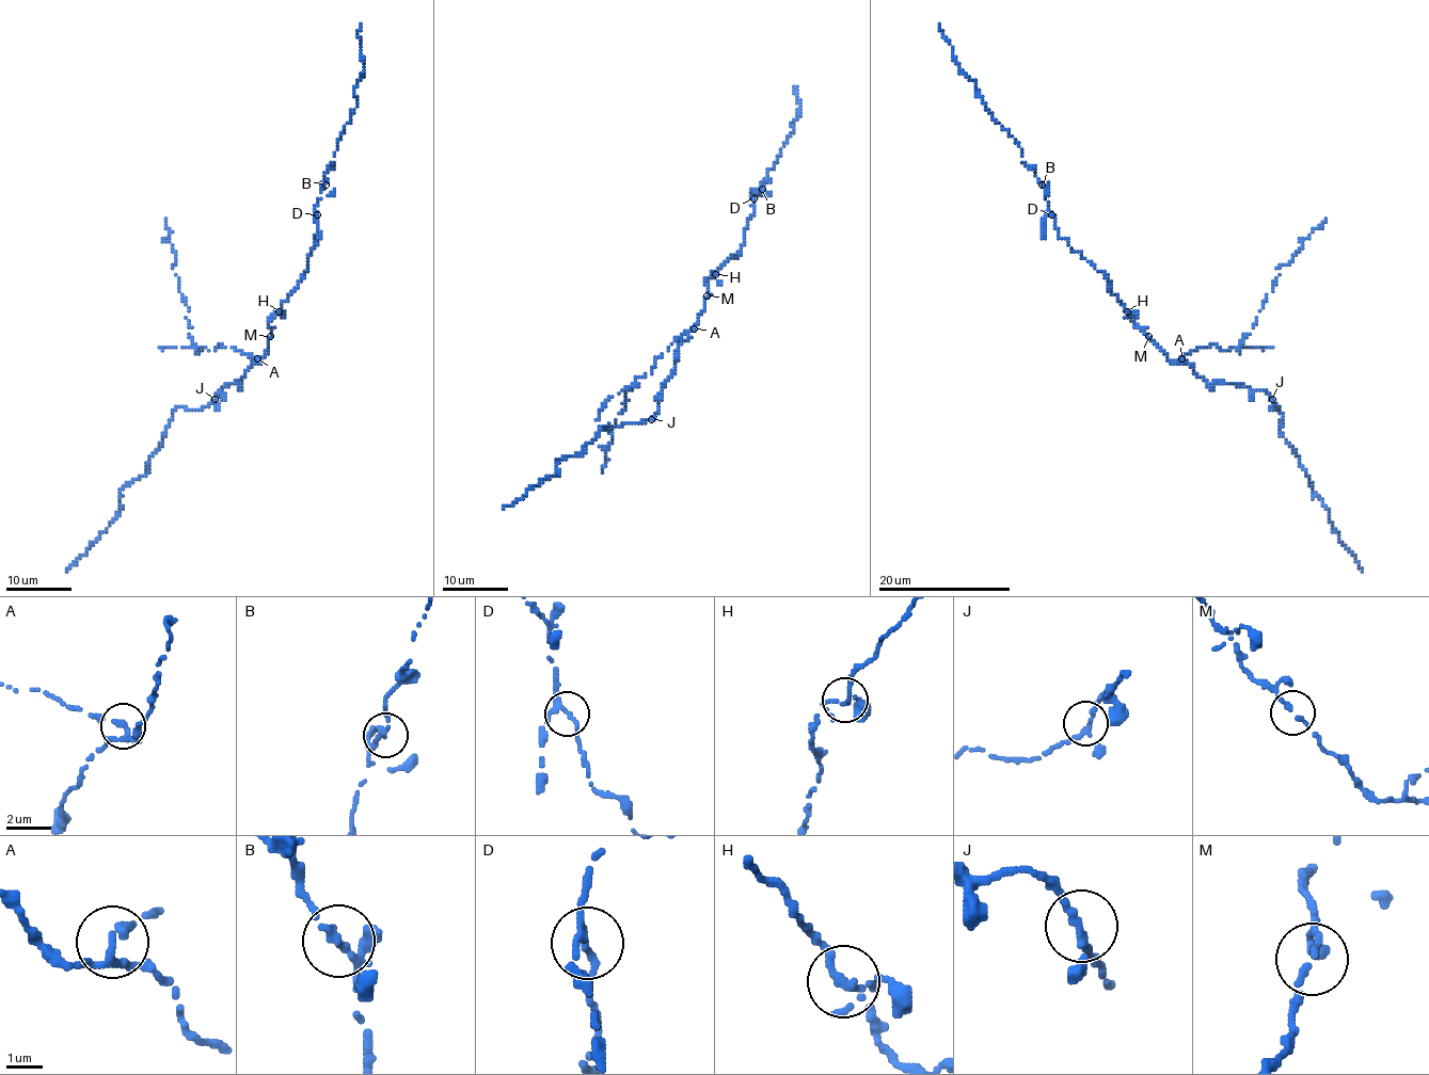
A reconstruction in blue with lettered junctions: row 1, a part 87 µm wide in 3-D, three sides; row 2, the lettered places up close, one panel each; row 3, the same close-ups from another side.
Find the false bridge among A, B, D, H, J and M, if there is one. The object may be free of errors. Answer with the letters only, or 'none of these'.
A

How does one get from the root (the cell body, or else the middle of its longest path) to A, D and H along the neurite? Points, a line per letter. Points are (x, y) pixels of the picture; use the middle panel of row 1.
A: (707, 295), (694, 329)
D: (707, 295), (705, 281), (712, 278), (742, 249), (748, 220), (755, 212), (753, 198)
H: (707, 295), (705, 281), (715, 274)

